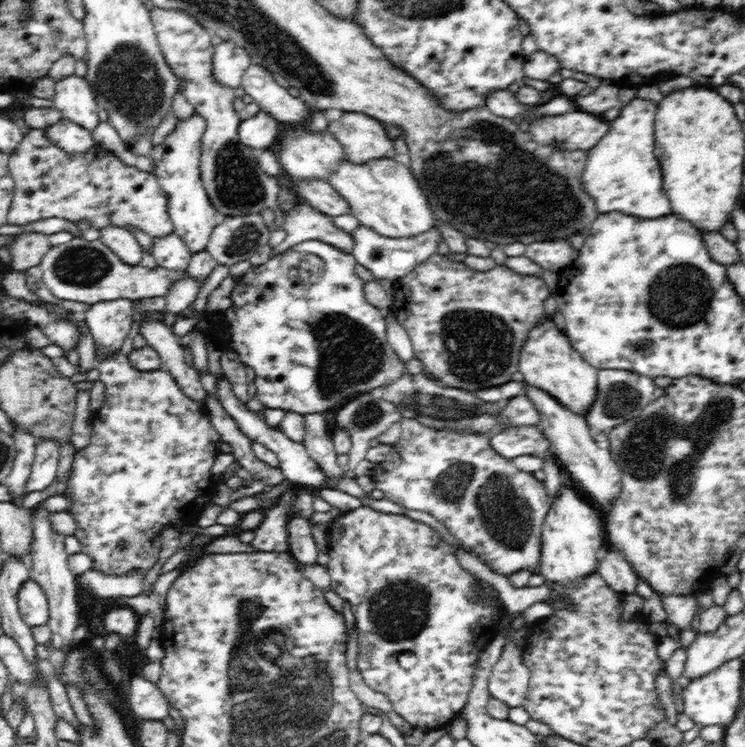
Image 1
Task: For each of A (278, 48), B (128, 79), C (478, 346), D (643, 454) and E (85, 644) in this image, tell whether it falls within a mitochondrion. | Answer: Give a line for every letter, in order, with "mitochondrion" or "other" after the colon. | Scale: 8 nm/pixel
A: mitochondrion
B: mitochondrion
C: mitochondrion
D: mitochondrion
E: other

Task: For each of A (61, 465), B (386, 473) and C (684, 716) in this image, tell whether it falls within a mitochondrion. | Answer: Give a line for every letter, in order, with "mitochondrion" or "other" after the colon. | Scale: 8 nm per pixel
A: other
B: other
C: other

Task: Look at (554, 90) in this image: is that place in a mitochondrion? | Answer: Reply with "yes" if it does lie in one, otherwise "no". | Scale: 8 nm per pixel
no

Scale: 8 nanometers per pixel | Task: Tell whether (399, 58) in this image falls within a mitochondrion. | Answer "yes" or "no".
no

